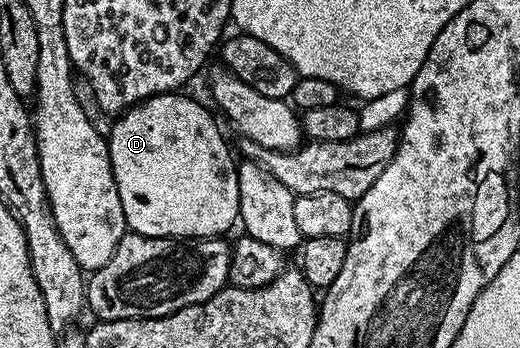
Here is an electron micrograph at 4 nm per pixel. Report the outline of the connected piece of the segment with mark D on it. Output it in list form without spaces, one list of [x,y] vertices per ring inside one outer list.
[[[169,93],[135,103],[113,122],[116,124],[112,132],[106,135],[110,165],[122,201],[124,222],[131,234],[151,239],[210,239],[227,236],[227,231],[237,226],[238,163],[232,160],[232,151],[216,124],[217,116],[213,115],[198,100],[187,99],[184,93]]]

